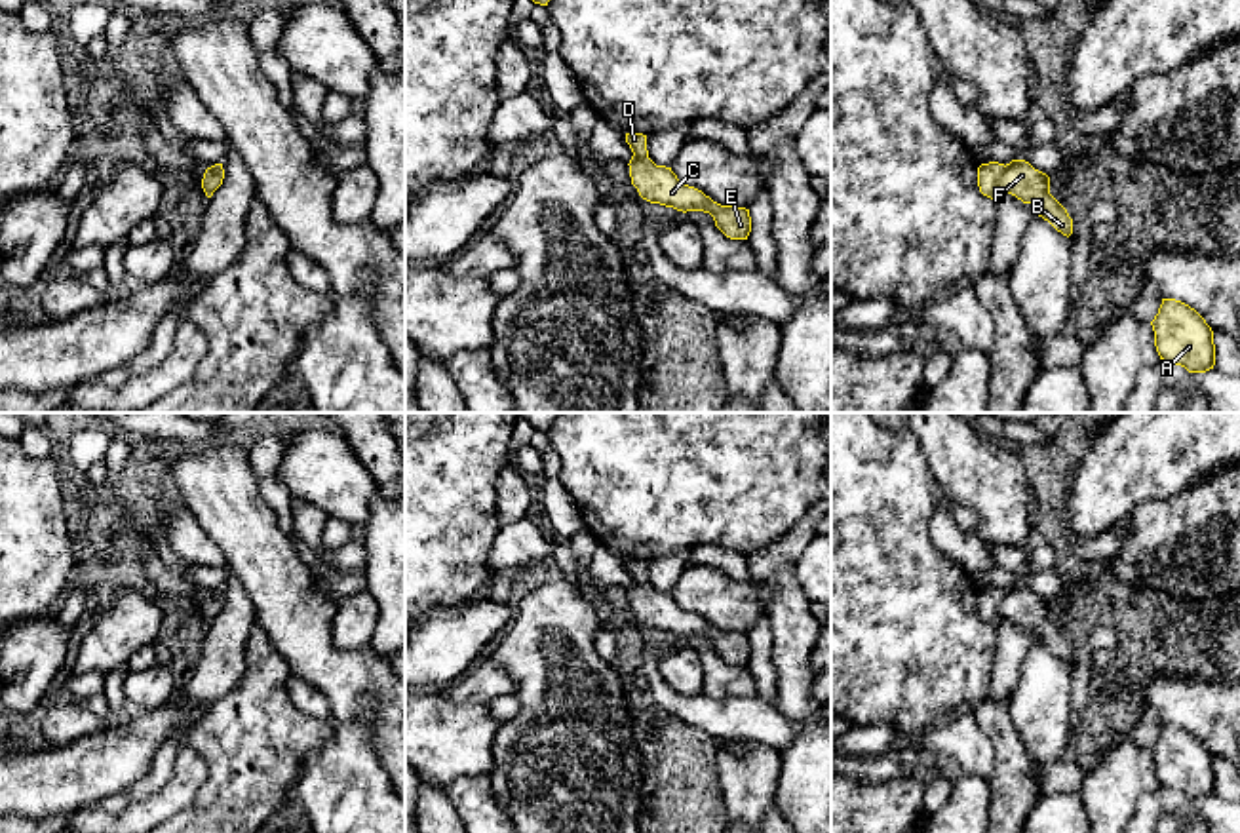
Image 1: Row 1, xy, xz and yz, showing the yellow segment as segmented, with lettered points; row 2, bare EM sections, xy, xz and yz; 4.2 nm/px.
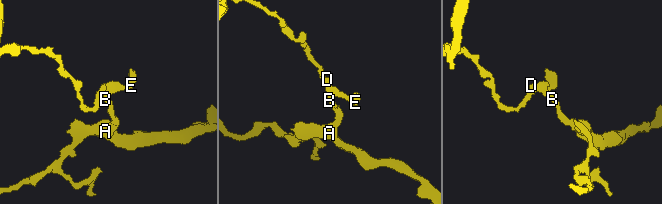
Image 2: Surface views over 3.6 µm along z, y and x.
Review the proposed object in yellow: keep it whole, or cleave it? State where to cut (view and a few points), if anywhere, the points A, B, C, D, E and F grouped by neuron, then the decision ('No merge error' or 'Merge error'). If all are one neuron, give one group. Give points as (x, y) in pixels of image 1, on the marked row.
Split along yz (1005, 166), (997, 187). Groups: A B C E F / D. Merge error

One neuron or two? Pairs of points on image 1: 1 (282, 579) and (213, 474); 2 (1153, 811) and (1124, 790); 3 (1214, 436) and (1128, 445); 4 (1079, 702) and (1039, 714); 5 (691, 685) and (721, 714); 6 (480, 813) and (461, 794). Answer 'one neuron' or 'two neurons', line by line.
1: one neuron
2: two neurons
3: one neuron
4: two neurons
5: two neurons
6: one neuron

